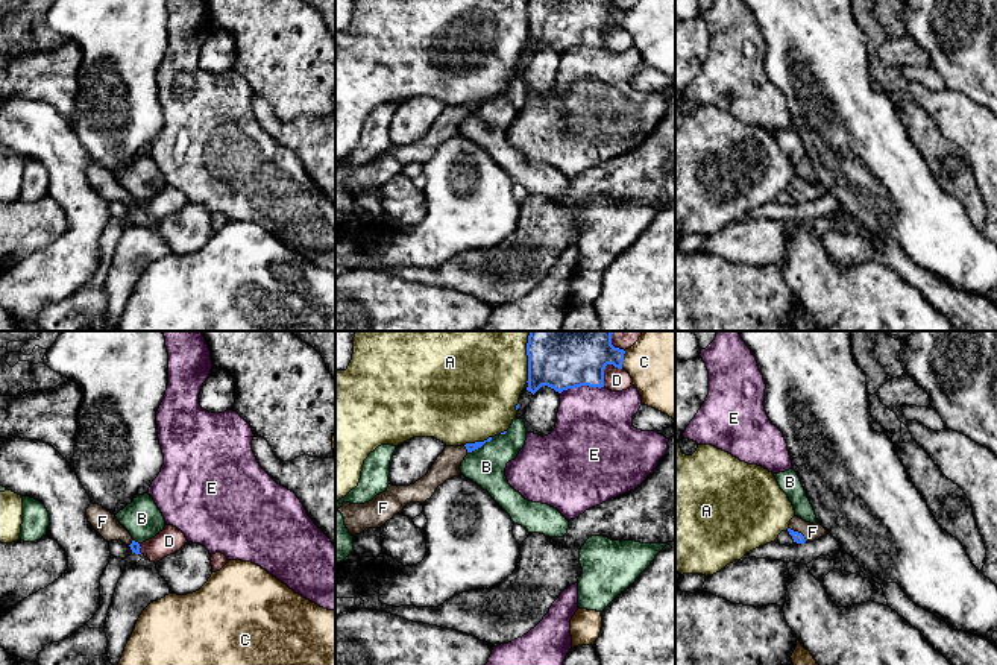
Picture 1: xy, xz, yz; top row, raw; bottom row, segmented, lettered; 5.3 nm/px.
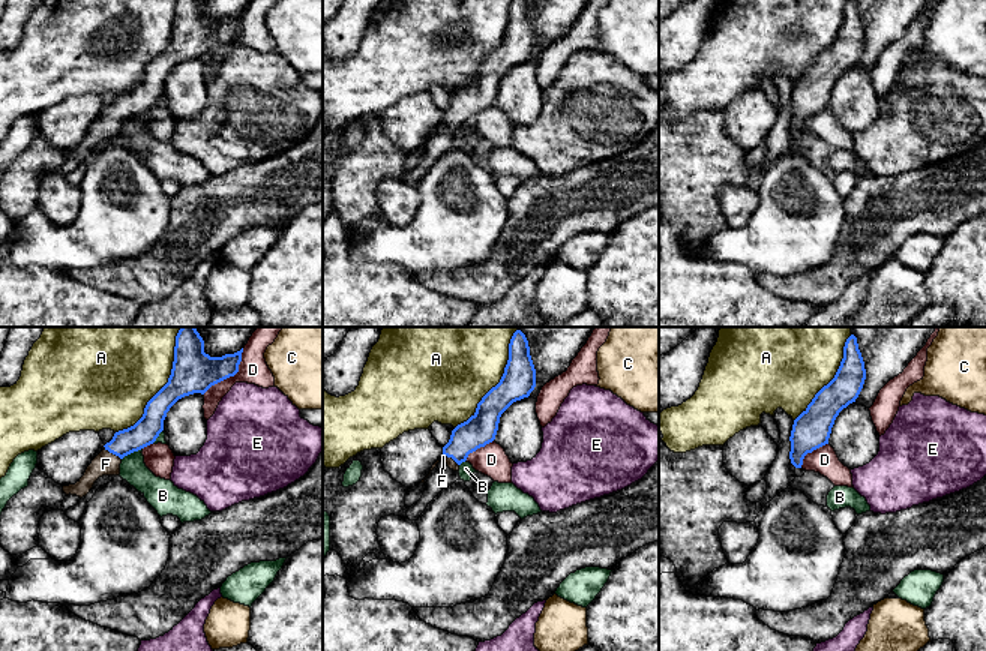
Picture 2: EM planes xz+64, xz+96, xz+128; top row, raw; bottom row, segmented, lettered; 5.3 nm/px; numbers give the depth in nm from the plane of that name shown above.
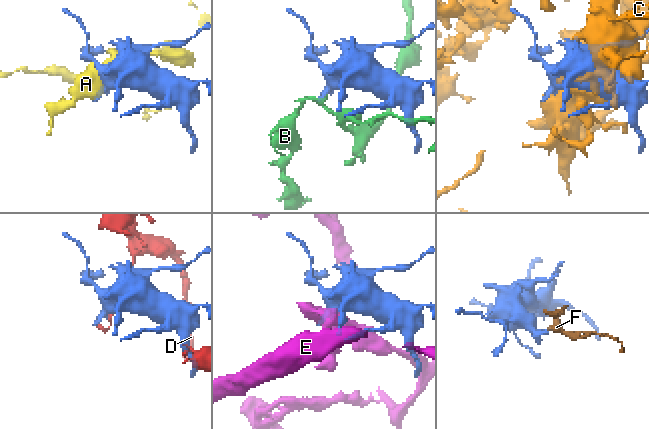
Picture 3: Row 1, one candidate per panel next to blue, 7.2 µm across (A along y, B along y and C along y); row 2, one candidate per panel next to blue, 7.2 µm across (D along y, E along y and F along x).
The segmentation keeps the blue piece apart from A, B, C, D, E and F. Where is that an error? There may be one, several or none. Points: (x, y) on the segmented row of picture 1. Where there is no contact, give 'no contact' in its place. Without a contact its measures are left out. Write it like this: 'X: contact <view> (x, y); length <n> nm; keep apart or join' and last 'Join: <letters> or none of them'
A: contact xz (528, 357); length 280 nm; keep apart
B: contact xz (480, 447); length 160 nm; keep apart
C: contact xz (622, 360); length 100 nm; keep apart
D: contact xz (604, 368); length 140 nm; keep apart
E: contact xz (581, 384); length 240 nm; keep apart
F: contact yz (797, 532); length 120 nm; join
Join: F

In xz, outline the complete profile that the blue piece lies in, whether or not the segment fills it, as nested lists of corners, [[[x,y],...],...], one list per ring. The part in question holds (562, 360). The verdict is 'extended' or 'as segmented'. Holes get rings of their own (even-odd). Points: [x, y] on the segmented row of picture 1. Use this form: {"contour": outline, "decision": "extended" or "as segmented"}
{"contour": [[[530,331],[527,343],[528,387],[533,395],[548,386],[561,393],[581,386],[604,387],[604,369],[613,364],[622,369],[624,349],[612,345],[613,331]]], "decision": "as segmented"}

